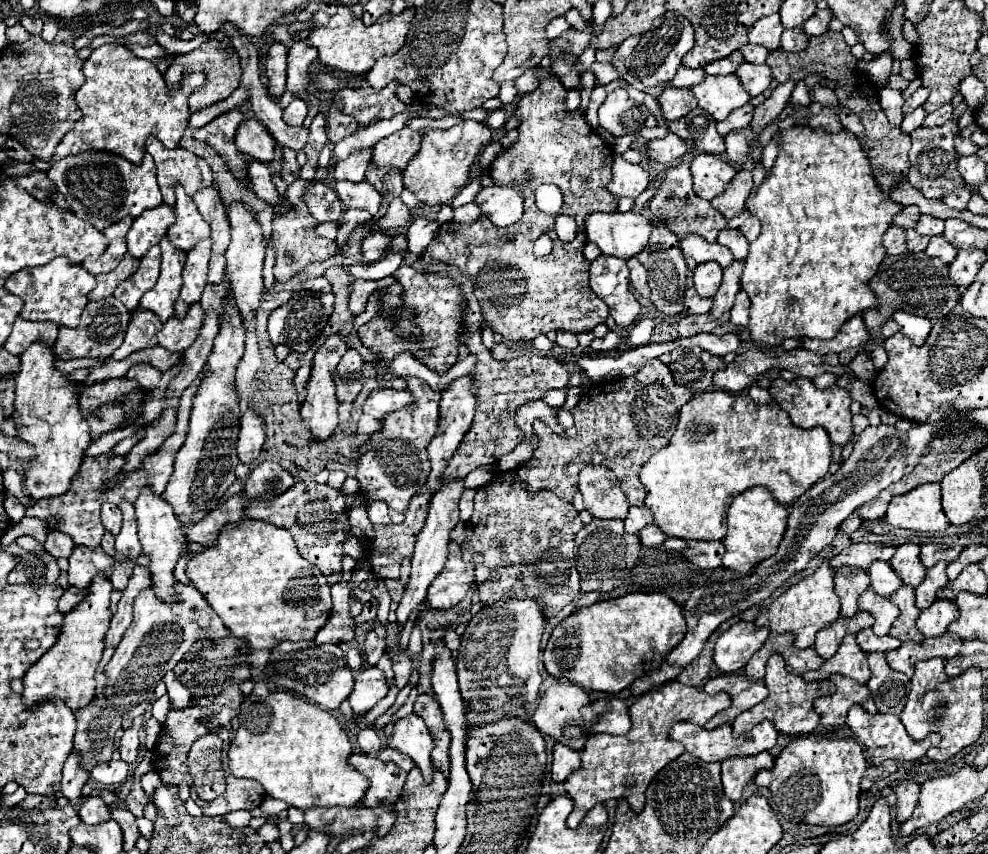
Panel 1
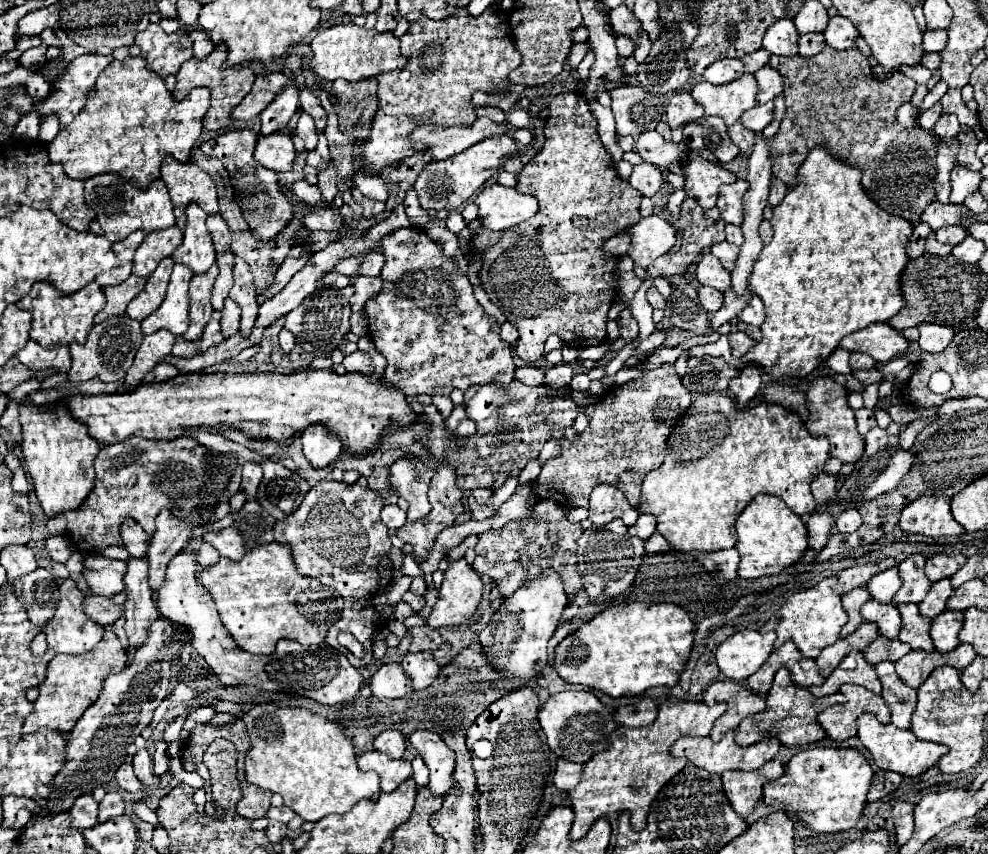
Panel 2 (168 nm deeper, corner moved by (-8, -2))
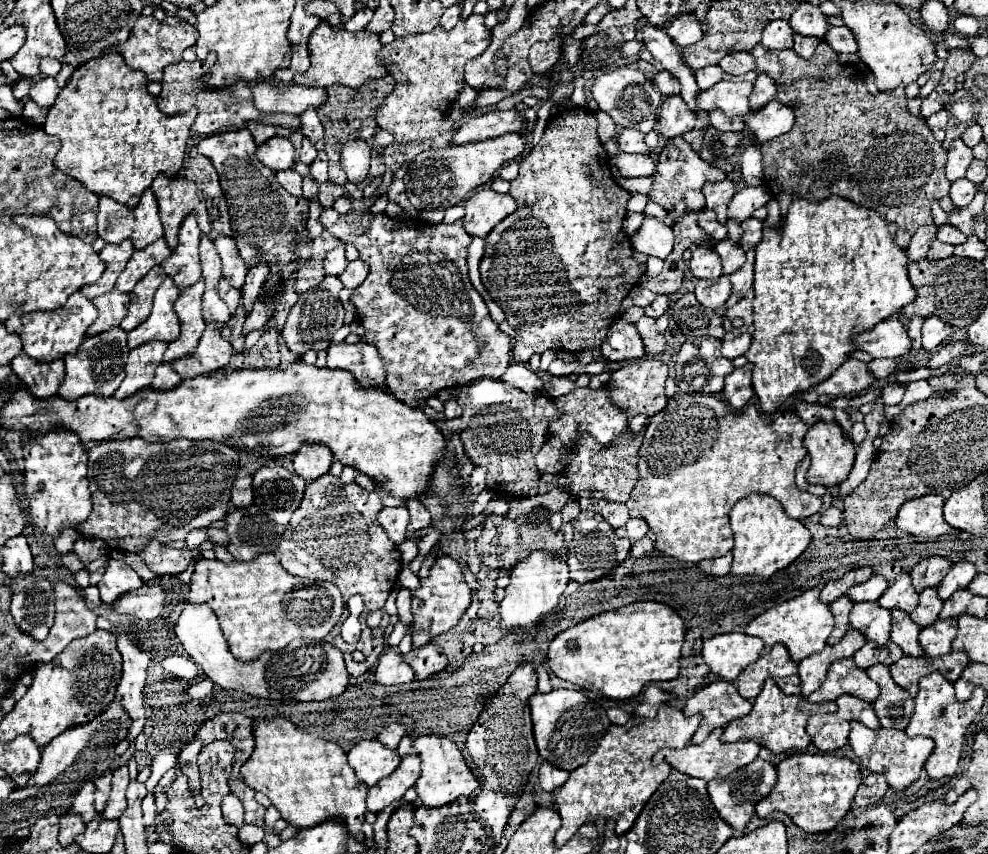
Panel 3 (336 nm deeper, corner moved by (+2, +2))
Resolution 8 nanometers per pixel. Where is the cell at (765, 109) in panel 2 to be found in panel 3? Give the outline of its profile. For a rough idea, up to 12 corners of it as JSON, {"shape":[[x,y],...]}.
{"shape":[[773,99],[743,121],[757,141],[787,133],[795,123],[791,107]]}

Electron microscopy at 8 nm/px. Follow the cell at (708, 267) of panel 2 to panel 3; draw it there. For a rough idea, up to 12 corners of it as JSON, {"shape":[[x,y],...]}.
{"shape":[[699,245],[689,261],[693,277],[717,281],[719,255]]}

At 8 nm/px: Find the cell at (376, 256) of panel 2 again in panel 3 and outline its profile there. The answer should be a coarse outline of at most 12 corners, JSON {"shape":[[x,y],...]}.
{"shape":[[361,259],[349,261],[339,275],[347,289],[365,281],[369,265]]}

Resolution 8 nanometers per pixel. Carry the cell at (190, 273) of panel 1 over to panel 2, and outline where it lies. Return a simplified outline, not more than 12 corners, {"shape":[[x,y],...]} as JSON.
{"shape":[[219,267],[195,275],[189,285],[189,331],[197,341],[211,319],[211,289]]}

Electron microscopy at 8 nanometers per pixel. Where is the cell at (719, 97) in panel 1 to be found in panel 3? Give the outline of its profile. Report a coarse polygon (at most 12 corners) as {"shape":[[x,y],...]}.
{"shape":[[719,81],[697,93],[697,109],[727,117],[749,111],[749,81]]}

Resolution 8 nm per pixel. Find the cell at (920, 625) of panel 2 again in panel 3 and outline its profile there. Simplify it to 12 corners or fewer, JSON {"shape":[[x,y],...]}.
{"shape":[[893,609],[891,641],[905,655],[921,657],[921,627],[901,609]]}

